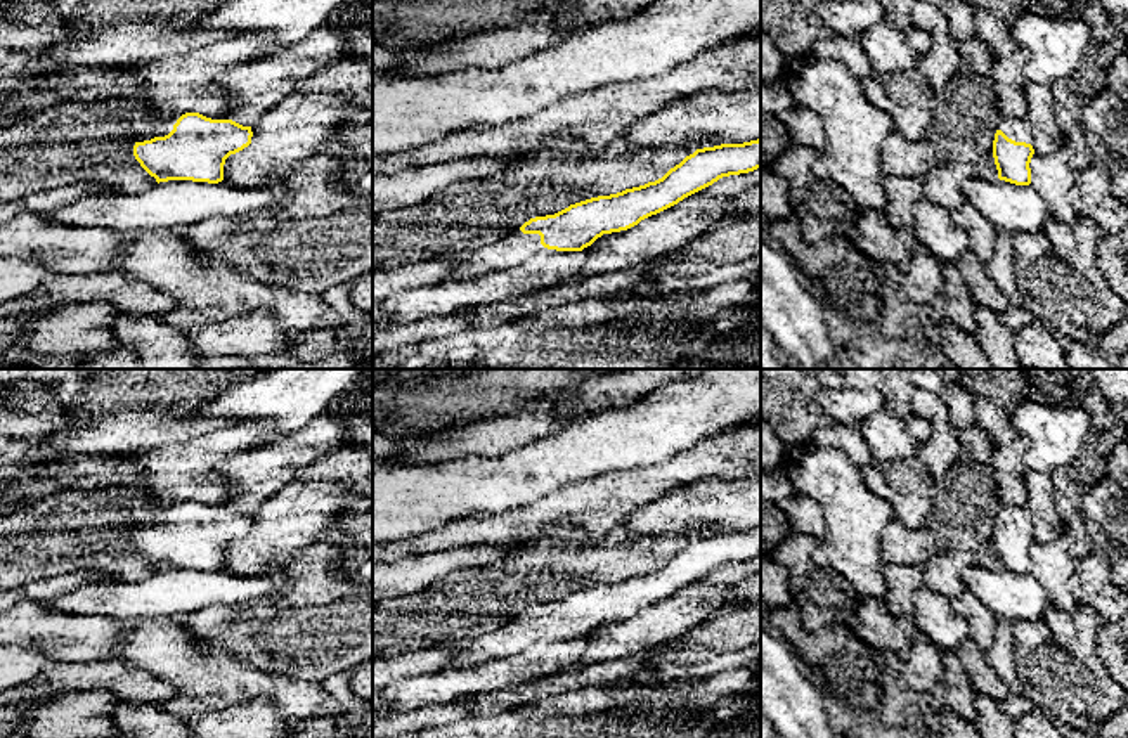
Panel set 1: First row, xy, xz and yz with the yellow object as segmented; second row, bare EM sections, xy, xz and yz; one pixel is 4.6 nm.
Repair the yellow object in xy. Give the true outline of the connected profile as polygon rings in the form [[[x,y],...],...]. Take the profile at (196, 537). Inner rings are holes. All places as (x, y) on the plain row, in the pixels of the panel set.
[[[185,501],[146,518],[133,534],[133,544],[158,572],[218,572],[224,568],[225,547],[248,535],[251,525],[251,515]]]

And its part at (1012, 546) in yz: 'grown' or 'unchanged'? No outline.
grown

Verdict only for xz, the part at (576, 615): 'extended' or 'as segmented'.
extended

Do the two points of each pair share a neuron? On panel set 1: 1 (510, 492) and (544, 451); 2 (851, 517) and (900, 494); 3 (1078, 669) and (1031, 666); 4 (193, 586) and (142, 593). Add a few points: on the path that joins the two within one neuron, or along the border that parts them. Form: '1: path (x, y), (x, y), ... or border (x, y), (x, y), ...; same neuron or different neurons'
1: path (515, 482), (536, 461); same neuron
2: border (860, 470), (863, 484), (881, 496), (896, 517); different neurons
3: path (1066, 669), (1047, 669), (1043, 666); same neuron
4: path (181, 591), (155, 593); same neuron

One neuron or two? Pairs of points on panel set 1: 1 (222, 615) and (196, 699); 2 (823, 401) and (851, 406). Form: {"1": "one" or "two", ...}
{"1": "two", "2": "one"}

